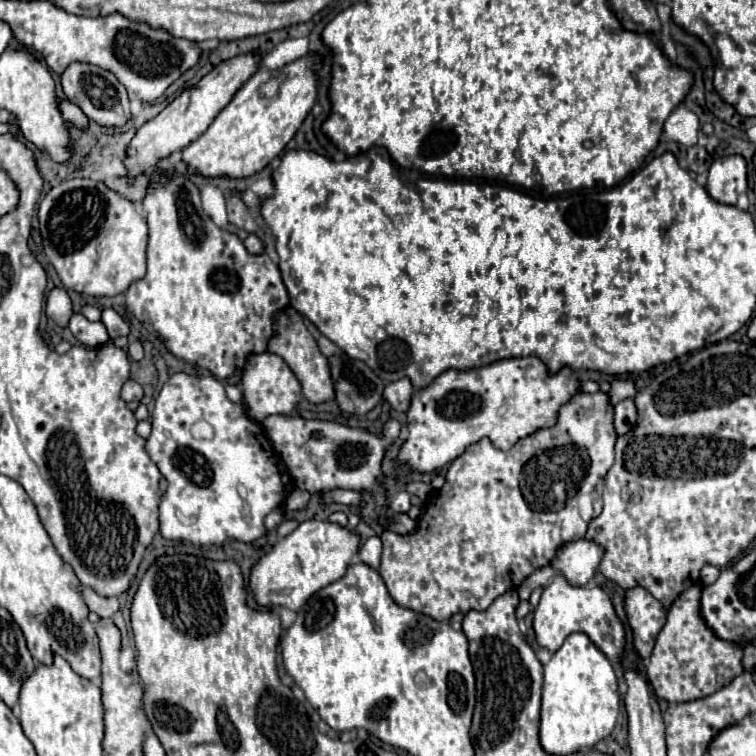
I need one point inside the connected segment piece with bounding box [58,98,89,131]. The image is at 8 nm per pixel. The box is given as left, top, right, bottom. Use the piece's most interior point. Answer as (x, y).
(72, 113)

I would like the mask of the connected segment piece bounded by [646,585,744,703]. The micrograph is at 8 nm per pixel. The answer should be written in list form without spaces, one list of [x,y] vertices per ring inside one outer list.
[[[694,585],[672,603],[668,609],[670,619],[666,619],[666,625],[658,633],[654,651],[646,665],[646,675],[654,685],[656,695],[670,703],[686,703],[712,695],[744,671],[742,647],[718,639],[706,625],[700,609],[700,591],[702,587]]]

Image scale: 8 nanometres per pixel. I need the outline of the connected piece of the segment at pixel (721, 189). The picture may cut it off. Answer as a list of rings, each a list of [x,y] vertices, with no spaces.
[[[742,155],[720,157],[712,163],[706,183],[706,191],[712,199],[726,205],[736,205],[738,195],[746,193],[746,189],[746,161]]]

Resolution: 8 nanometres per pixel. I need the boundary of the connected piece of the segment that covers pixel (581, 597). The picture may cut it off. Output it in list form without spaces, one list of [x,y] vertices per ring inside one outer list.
[[[556,575],[554,581],[544,589],[540,603],[534,611],[534,631],[536,631],[536,639],[542,647],[550,649],[552,653],[560,649],[560,645],[564,643],[564,639],[570,633],[586,633],[598,649],[602,649],[610,661],[618,663],[626,645],[626,631],[622,621],[618,619],[610,597],[606,595],[604,589],[600,589],[598,585],[590,585],[590,587],[576,587],[570,585],[566,581],[564,575]]]

